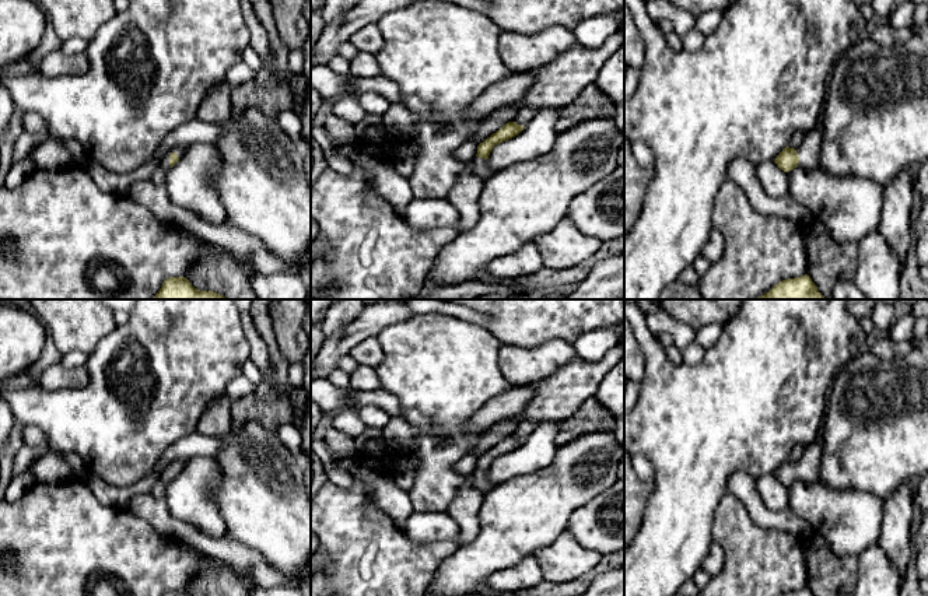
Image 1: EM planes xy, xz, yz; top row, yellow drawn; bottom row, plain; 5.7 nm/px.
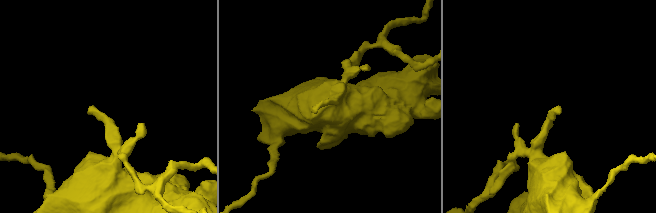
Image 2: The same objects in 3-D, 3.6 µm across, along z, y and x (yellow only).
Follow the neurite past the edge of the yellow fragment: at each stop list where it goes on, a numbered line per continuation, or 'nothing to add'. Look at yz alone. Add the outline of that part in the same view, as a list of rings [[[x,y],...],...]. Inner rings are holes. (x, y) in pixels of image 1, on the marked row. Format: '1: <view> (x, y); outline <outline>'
1: yz (809, 150); outline [[[816,127],[805,133],[802,143],[796,148],[796,152],[799,155],[798,166],[805,169],[816,169],[819,162],[819,155],[820,155],[820,147],[822,147],[820,127]]]

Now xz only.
1: xz (480, 167); outline [[[476,157],[472,162],[473,162],[473,172],[480,179],[486,180],[494,173],[487,159]]]

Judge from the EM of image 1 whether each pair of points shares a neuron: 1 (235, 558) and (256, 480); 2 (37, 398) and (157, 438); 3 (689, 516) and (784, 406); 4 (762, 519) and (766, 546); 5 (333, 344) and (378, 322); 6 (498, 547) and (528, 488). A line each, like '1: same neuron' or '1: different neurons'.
1: different neurons
2: same neuron
3: same neuron
4: different neurons
5: same neuron
6: same neuron

